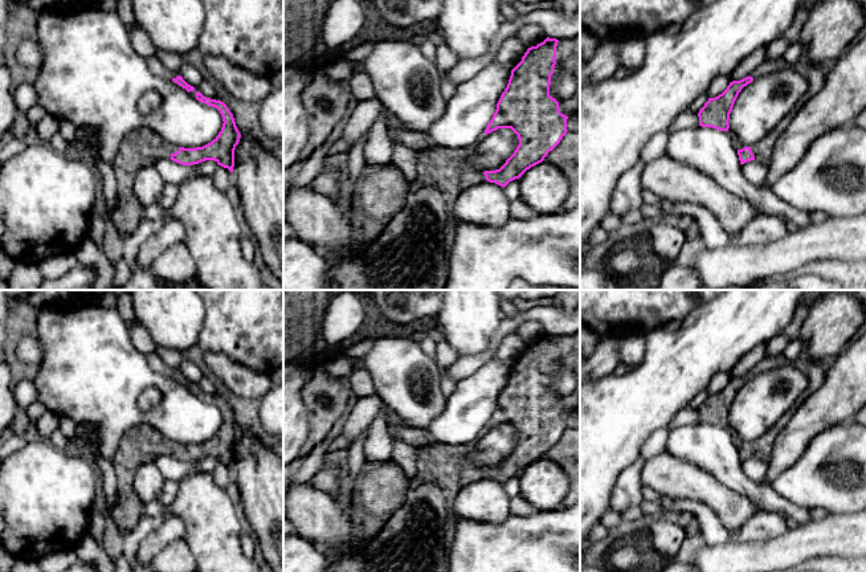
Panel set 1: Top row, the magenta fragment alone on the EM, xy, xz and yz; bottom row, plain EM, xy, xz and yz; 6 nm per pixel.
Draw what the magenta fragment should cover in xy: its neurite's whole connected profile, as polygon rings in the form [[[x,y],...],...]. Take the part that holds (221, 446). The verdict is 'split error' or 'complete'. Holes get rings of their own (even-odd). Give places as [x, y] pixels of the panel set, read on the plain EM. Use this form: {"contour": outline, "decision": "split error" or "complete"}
{"contour": [[[200,388],[196,389],[196,396],[216,404],[222,413],[221,428],[211,440],[196,445],[177,444],[168,430],[151,421],[131,428],[123,436],[111,459],[117,474],[117,504],[109,508],[122,536],[132,530],[143,515],[143,503],[136,499],[134,490],[134,474],[140,465],[155,462],[160,455],[171,455],[183,462],[215,457],[233,469],[234,446],[241,434],[233,410],[224,399],[207,395]]], "decision": "split error"}

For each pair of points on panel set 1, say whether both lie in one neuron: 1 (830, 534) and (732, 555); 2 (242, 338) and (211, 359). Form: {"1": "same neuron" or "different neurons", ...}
{"1": "same neuron", "2": "different neurons"}

